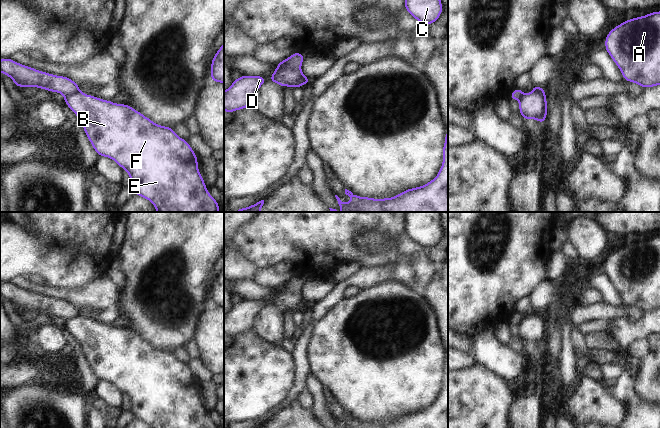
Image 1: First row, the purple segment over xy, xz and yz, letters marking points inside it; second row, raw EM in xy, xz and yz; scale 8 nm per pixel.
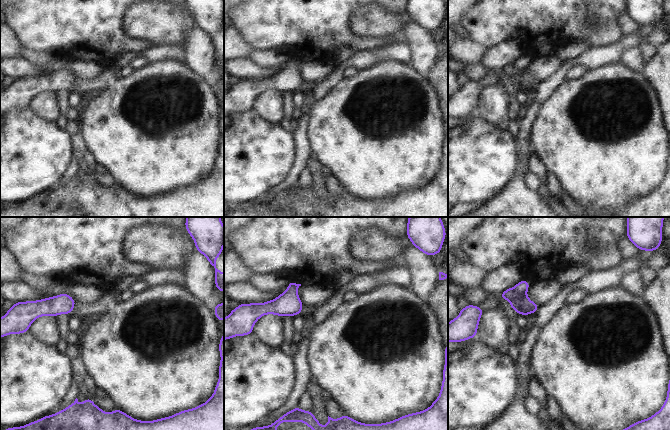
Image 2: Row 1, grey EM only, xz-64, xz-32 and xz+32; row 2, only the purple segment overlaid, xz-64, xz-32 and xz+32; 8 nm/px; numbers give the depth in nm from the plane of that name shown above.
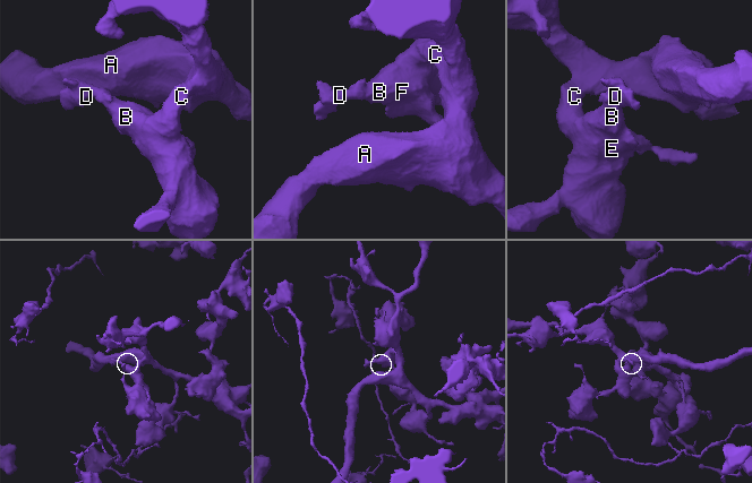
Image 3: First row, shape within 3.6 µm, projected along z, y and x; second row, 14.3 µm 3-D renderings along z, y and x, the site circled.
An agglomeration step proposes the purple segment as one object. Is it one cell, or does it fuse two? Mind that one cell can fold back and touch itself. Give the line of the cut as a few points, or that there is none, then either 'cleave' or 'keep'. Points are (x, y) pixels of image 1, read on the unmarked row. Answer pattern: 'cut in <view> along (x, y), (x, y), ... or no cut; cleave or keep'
cut in xy along (78, 313), (65, 320); cleave

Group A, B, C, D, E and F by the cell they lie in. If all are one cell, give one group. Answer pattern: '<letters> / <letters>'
A B C E F / D

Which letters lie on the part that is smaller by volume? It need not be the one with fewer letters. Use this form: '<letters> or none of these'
D

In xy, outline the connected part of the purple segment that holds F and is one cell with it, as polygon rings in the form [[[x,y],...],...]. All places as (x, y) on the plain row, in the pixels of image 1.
[[[77,315],[74,318],[65,320],[65,328],[76,338],[78,343],[83,349],[83,354],[87,359],[87,362],[91,366],[95,376],[99,381],[105,380],[114,384],[122,393],[126,394],[130,401],[131,413],[135,416],[136,420],[142,420],[149,424],[152,428],[219,428],[213,420],[211,420],[206,412],[206,408],[200,395],[197,393],[198,382],[195,376],[192,374],[187,364],[180,362],[172,353],[172,351],[161,350],[155,348],[151,343],[147,342],[139,335],[133,333],[127,328],[116,328],[111,324],[103,324],[96,320],[87,319],[81,315]]]

